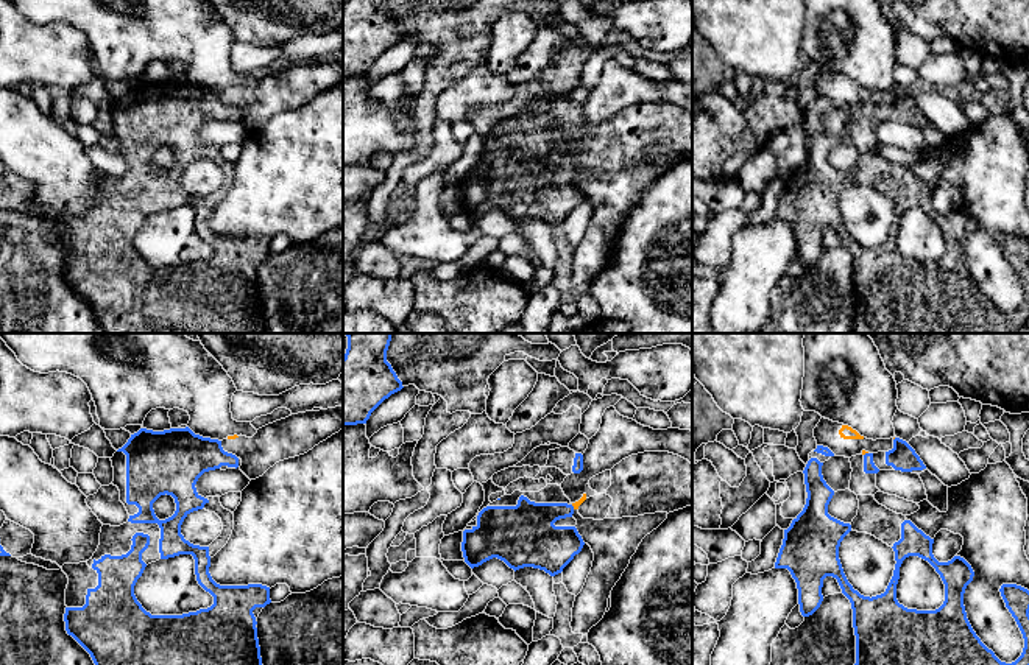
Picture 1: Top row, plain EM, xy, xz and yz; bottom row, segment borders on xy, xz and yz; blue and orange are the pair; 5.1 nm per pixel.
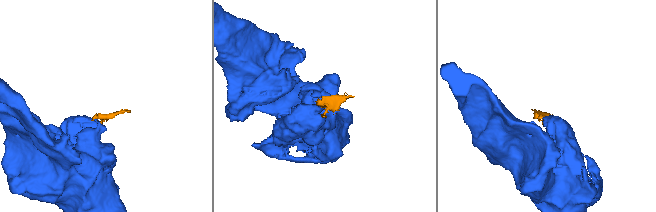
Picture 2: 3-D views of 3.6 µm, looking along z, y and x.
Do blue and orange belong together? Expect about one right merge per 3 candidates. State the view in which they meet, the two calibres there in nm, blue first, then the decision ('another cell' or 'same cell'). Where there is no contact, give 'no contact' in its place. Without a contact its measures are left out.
meets blue in xz; 260 nm thick on the blue side, 40 nm on the other; another cell

